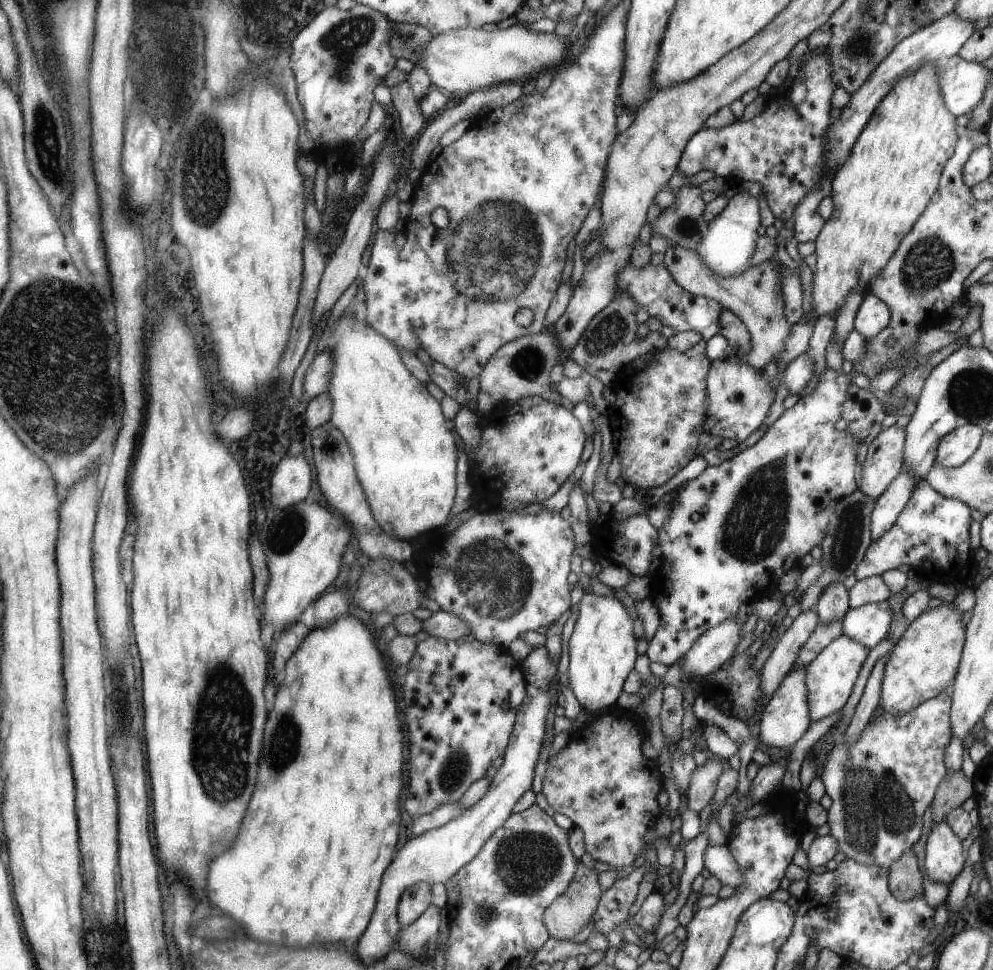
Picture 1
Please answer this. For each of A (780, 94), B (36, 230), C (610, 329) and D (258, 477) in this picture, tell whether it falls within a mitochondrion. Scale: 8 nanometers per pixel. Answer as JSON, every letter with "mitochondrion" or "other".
{"A":"other","B":"other","C":"mitochondrion","D":"other"}

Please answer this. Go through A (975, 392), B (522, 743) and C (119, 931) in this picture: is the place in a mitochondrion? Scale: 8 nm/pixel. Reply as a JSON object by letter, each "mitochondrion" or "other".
{"A":"mitochondrion","B":"other","C":"other"}

